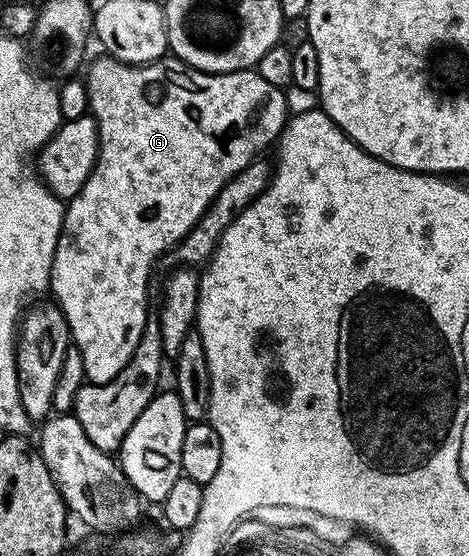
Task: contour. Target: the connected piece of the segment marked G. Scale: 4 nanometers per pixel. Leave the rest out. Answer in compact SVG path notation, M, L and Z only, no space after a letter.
M166 54L161 60L155 60L149 64L124 64L113 56L101 55L101 60L96 60L88 68L86 85L88 90L88 107L90 115L96 119L98 134L100 135L100 153L96 159L94 170L90 178L86 178L86 186L78 190L73 200L67 201L64 210L64 231L58 238L58 246L52 263L52 279L50 281L50 292L54 297L54 303L60 307L62 314L68 323L71 343L82 354L82 366L84 367L84 378L89 384L105 384L113 380L117 374L124 369L126 362L134 354L138 342L144 333L146 322L150 318L148 312L148 279L152 276L152 263L163 254L167 248L175 246L179 240L184 240L188 235L193 235L196 224L202 218L202 214L214 202L218 190L242 170L242 166L249 164L251 160L257 159L260 152L267 144L275 145L280 138L280 132L290 115L288 100L281 89L270 86L266 78L262 78L255 70L243 72L223 72L213 74L194 70L186 66L186 62L176 59L171 54Z

